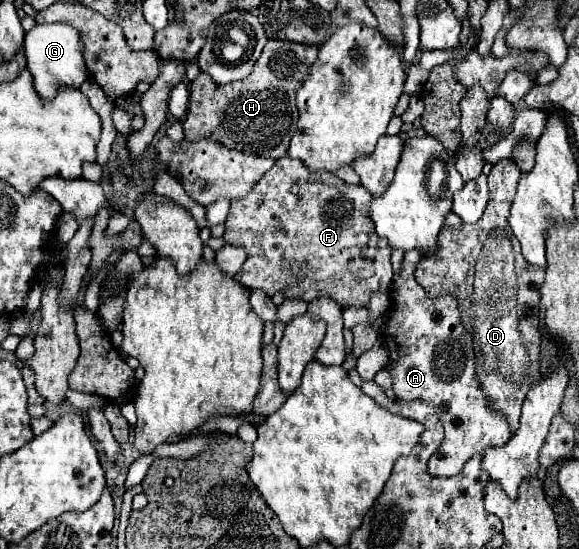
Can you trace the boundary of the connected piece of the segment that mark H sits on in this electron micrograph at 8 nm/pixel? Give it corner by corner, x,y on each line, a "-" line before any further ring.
270,39
246,81
218,85
208,73
200,73
190,83
192,97
182,123
186,141
200,141
202,137
208,137
228,149
270,159
284,157
288,141
296,133
298,111
294,95
306,81
316,57
318,47

